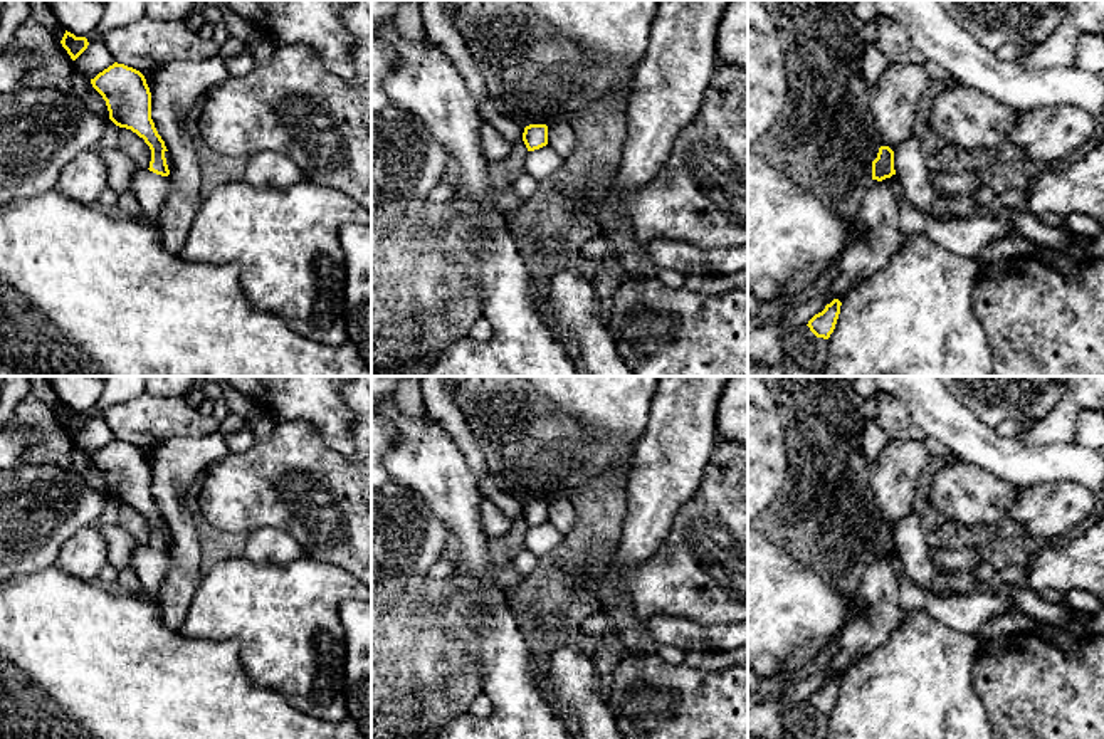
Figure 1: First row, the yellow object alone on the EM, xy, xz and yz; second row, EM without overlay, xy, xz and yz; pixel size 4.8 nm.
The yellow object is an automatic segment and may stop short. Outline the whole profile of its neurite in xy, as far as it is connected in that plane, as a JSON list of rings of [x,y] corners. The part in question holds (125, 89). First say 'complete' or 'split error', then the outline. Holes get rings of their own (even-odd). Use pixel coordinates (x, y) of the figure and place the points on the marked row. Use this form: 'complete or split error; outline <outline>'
complete; outline [[[114,62],[91,79],[91,84],[106,101],[109,119],[119,128],[131,129],[150,146],[148,170],[168,176],[165,158],[168,149],[151,119],[151,92],[145,76],[133,67]]]

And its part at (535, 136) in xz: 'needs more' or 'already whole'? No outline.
already whole

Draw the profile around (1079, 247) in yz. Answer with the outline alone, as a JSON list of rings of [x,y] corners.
[[[1075,233],[1075,237],[1065,247],[1059,249],[1057,252],[1062,252],[1067,257],[1080,262],[1080,260],[1089,257],[1092,240],[1094,238],[1091,238],[1087,235],[1077,235]]]

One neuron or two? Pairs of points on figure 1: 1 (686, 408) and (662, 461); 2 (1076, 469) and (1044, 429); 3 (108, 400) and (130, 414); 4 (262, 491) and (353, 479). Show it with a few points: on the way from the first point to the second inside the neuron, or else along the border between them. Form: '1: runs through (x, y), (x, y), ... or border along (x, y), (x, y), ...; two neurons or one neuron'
1: runs through (683, 422), (676, 447); one neuron
2: border along (1019, 435), (1034, 445), (1056, 445), (1072, 439); two neurons
3: border along (141, 393), (111, 405), (101, 415); two neurons
4: runs through (284, 481), (311, 482), (316, 477), (330, 479); one neuron

